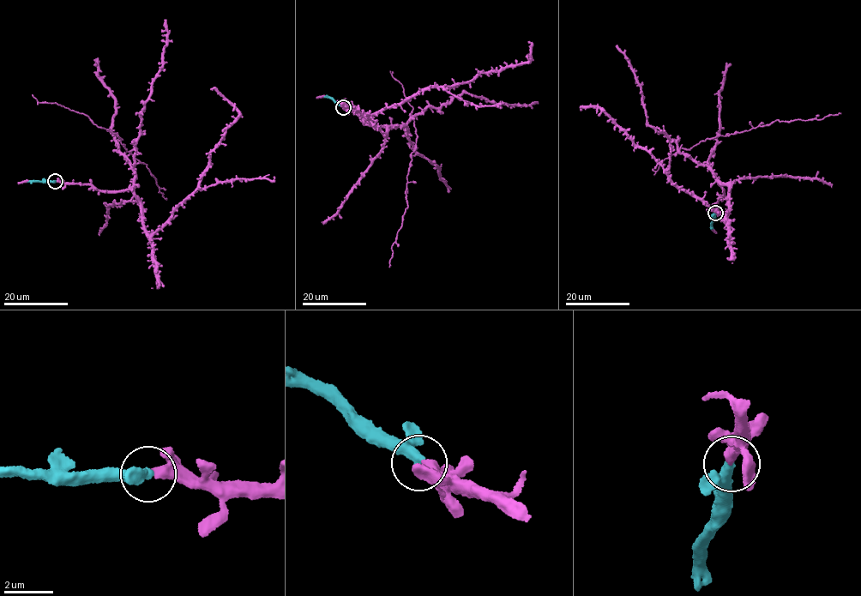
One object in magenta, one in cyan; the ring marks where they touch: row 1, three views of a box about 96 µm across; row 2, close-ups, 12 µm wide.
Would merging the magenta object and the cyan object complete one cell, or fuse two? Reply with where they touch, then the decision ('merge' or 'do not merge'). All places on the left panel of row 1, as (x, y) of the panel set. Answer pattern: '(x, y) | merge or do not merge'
(55, 181) | merge

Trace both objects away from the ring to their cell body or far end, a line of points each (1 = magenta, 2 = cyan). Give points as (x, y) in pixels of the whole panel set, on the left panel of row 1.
1: (56, 182), (130, 190), (143, 231), (159, 231), (198, 187), (211, 152), (237, 120), (236, 109), (210, 89)
2: (56, 182), (27, 182)

